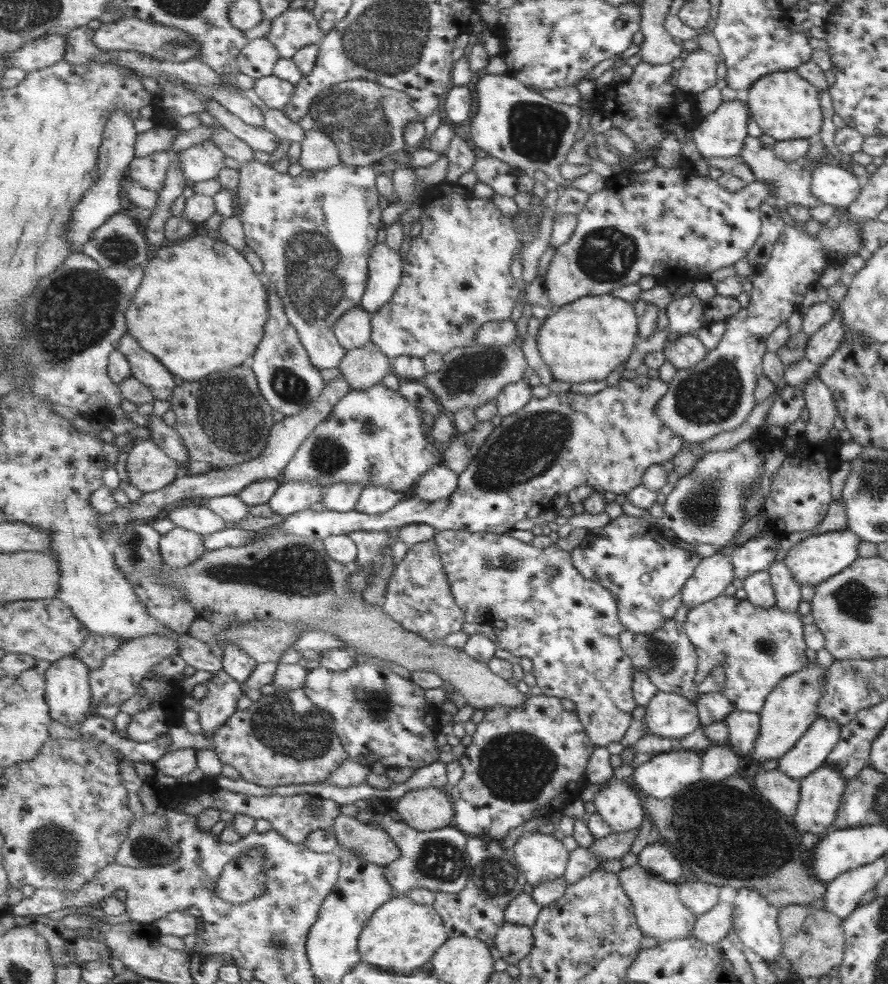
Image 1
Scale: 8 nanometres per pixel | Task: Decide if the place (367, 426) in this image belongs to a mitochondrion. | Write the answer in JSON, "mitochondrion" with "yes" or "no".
{"mitochondrion":"yes"}

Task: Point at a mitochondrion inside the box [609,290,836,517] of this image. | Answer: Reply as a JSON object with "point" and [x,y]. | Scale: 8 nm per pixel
{"point":[711,396]}

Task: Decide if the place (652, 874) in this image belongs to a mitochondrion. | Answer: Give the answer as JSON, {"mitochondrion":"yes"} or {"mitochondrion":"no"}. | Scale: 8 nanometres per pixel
{"mitochondrion":"no"}

